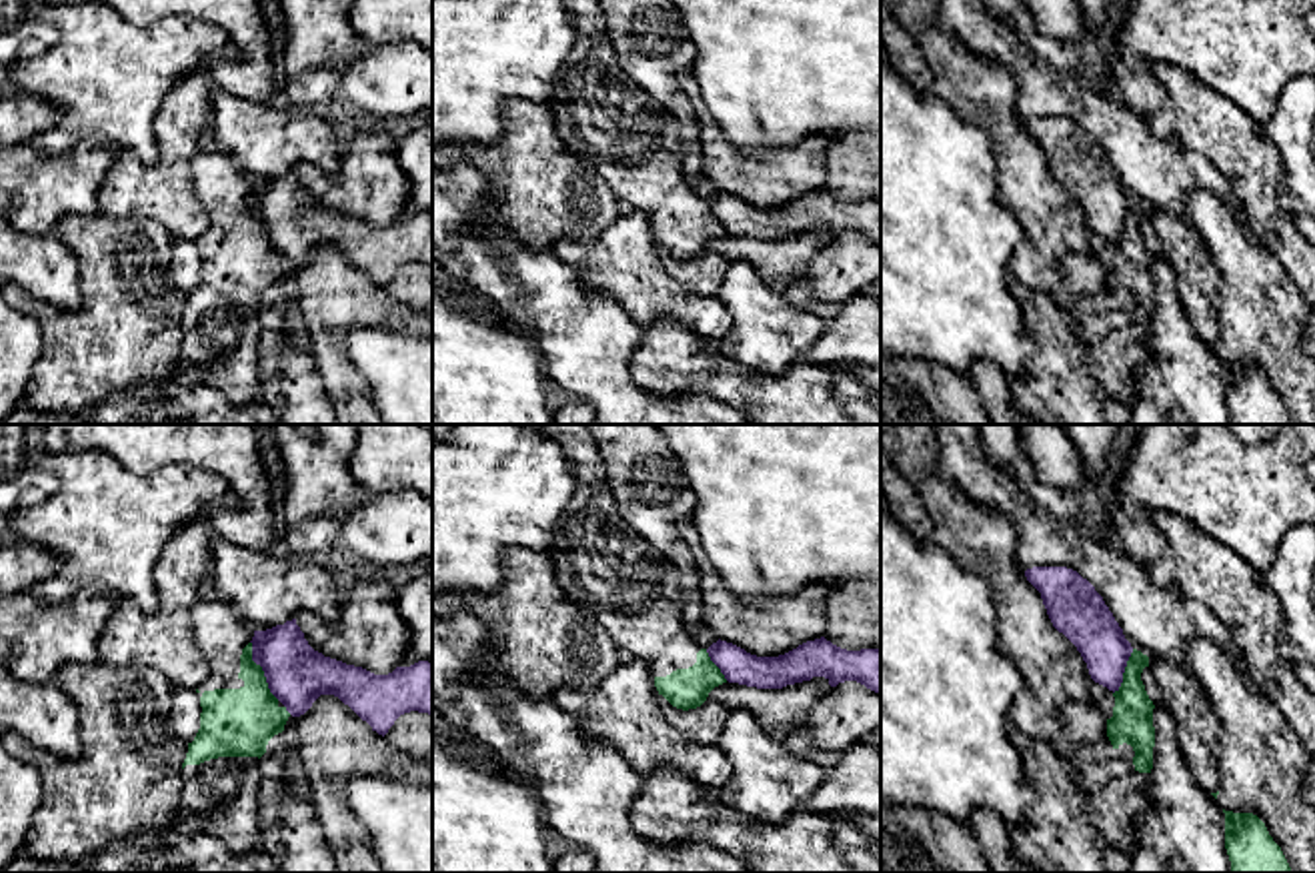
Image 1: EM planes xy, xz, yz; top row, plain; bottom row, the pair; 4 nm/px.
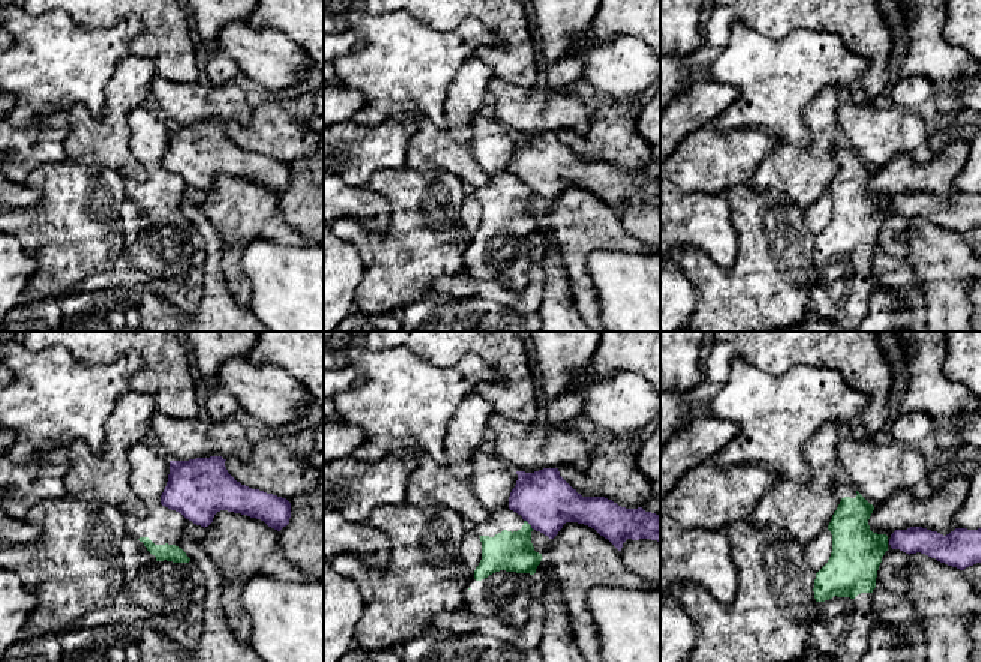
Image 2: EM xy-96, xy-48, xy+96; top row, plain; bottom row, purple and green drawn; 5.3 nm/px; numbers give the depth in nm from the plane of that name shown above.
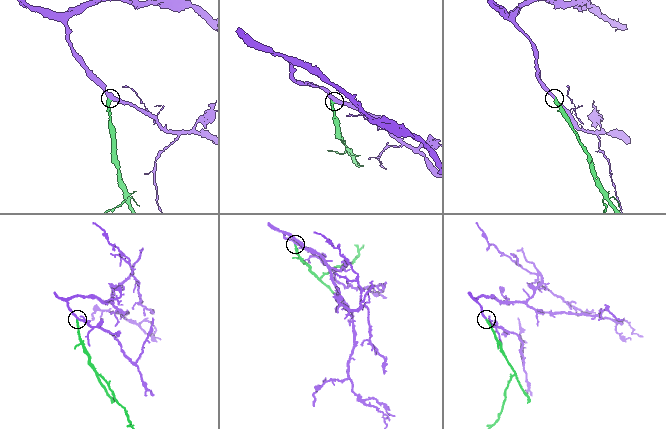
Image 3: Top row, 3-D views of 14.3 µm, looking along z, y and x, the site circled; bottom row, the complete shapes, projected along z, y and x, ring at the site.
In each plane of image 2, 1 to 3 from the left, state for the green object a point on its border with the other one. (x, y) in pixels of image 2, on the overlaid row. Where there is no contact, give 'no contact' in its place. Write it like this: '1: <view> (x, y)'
1: no contact
2: xy-48 (528, 523)
3: no contact

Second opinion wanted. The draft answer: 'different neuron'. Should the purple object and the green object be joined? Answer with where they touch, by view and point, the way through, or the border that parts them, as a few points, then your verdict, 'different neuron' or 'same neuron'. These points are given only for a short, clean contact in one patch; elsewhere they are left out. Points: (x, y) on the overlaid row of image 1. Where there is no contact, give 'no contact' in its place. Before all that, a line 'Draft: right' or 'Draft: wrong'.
Draft: right
xy (263, 669) | along xy (251, 641), (251, 657), (261, 667), (267, 687), (279, 699) | different neuron

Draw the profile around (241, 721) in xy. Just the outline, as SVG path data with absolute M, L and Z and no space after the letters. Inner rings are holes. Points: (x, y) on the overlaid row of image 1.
M198 597L188 615L212 677L198 685L200 729L182 763L180 813L202 815L206 833L234 853L250 853L260 833L258 761L290 713L252 661L254 631L230 603Z

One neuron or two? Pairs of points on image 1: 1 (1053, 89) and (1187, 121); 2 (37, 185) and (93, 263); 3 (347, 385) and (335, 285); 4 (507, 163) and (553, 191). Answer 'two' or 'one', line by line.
1: two
2: two
3: one
4: one

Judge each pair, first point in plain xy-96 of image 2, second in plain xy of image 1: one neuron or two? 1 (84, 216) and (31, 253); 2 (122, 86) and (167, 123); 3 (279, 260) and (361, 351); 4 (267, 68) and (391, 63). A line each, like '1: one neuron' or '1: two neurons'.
1: two neurons
2: one neuron
3: one neuron
4: one neuron

